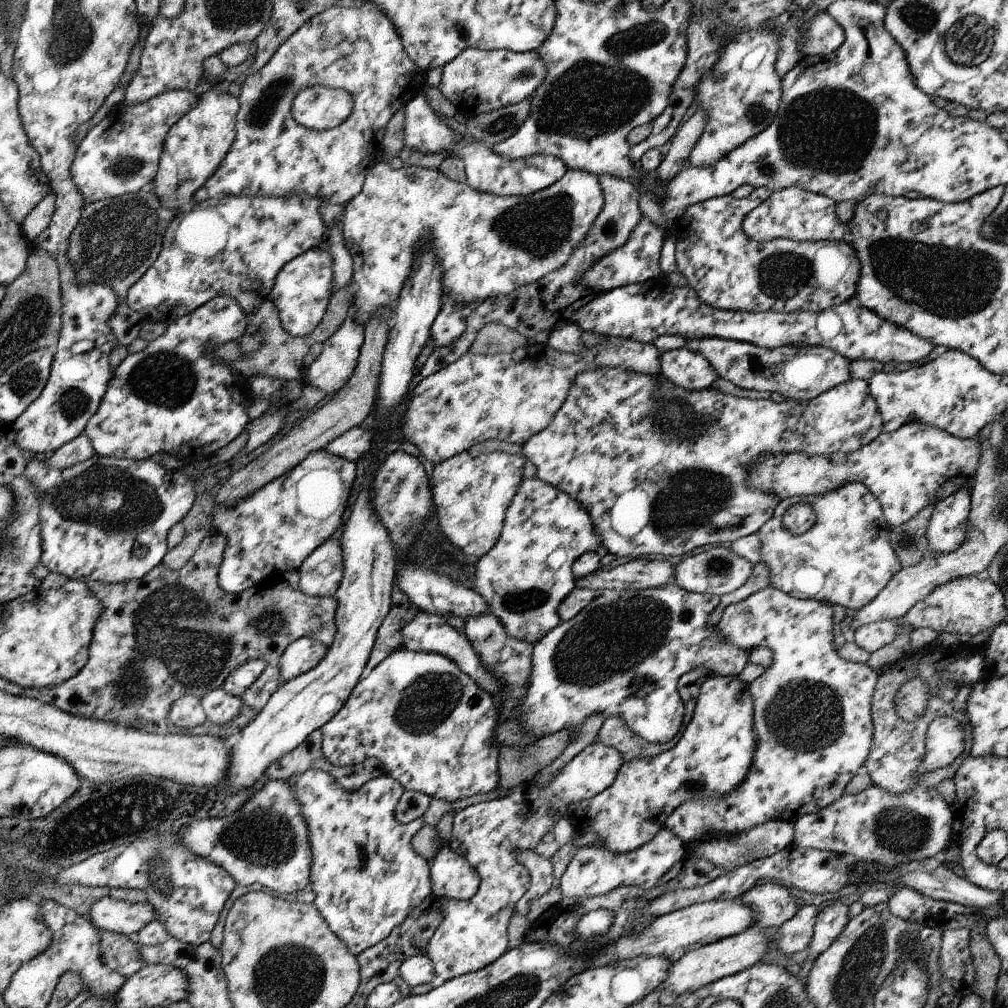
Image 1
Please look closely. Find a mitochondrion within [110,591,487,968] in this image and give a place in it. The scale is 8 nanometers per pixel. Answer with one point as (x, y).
(267, 839)

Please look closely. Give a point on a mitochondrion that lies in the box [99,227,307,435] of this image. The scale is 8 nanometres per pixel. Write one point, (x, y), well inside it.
(164, 379)

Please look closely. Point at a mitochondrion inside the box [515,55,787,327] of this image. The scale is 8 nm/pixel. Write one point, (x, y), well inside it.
(756, 109)

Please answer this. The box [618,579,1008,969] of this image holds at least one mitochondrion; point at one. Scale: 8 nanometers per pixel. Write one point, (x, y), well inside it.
(807, 715)

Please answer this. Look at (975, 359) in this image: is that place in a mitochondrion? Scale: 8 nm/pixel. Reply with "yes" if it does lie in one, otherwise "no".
no

